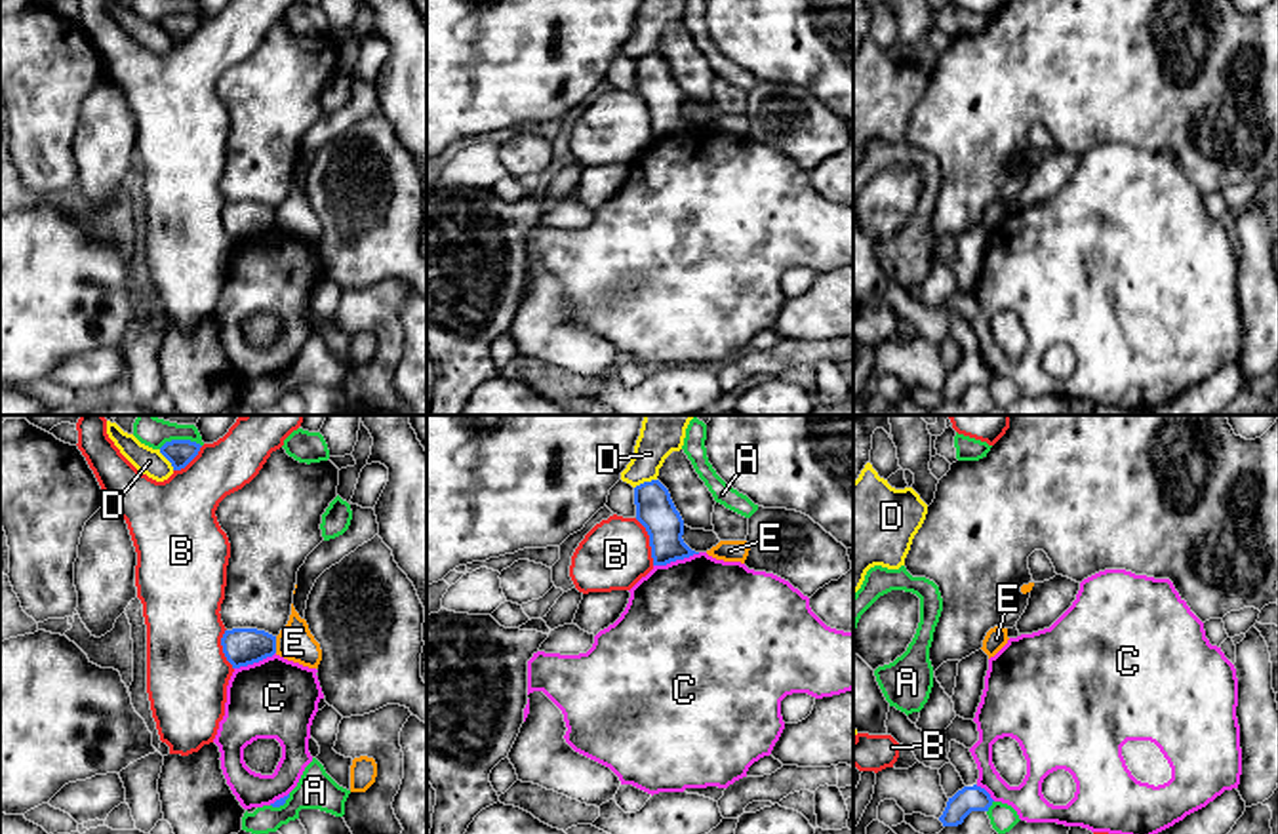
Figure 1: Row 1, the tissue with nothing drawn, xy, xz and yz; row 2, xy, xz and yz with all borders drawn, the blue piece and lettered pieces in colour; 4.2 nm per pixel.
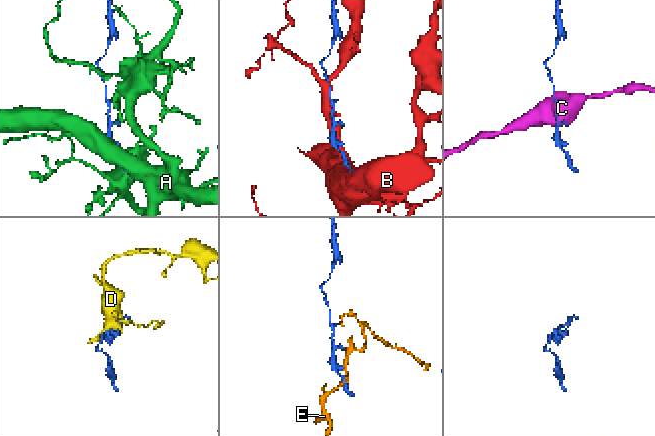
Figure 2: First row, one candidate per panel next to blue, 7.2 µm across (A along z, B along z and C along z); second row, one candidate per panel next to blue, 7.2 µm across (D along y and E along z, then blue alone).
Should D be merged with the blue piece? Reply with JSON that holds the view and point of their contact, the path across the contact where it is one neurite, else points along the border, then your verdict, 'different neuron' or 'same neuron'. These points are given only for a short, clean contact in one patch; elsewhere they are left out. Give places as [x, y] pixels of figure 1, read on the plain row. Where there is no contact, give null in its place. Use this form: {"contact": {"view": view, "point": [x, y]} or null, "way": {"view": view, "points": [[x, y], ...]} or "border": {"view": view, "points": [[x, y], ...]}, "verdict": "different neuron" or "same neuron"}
{"contact": {"view": "xz", "point": [644, 56]}, "verdict": "different neuron"}

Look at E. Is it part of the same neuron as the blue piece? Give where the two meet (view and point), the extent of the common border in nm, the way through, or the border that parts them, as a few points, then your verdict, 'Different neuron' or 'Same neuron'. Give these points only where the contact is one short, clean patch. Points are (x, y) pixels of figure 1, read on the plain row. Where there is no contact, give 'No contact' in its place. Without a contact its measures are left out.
Touches blue at xy (275, 218). Shared border 70 nm. Boundary: xy (275, 210), (277, 225). Different neuron

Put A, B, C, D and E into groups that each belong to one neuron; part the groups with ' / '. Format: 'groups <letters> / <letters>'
groups A / B / C / D / E

